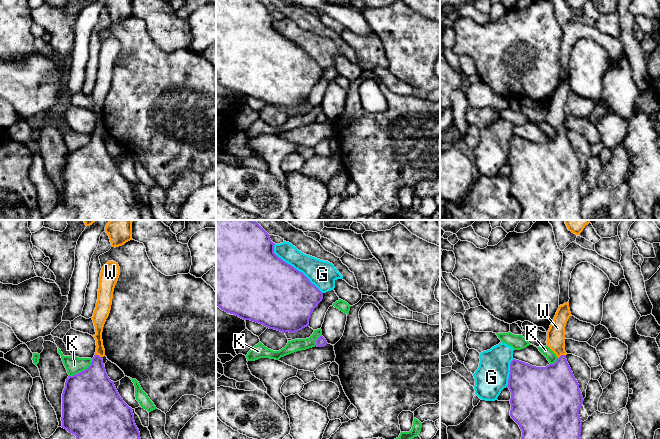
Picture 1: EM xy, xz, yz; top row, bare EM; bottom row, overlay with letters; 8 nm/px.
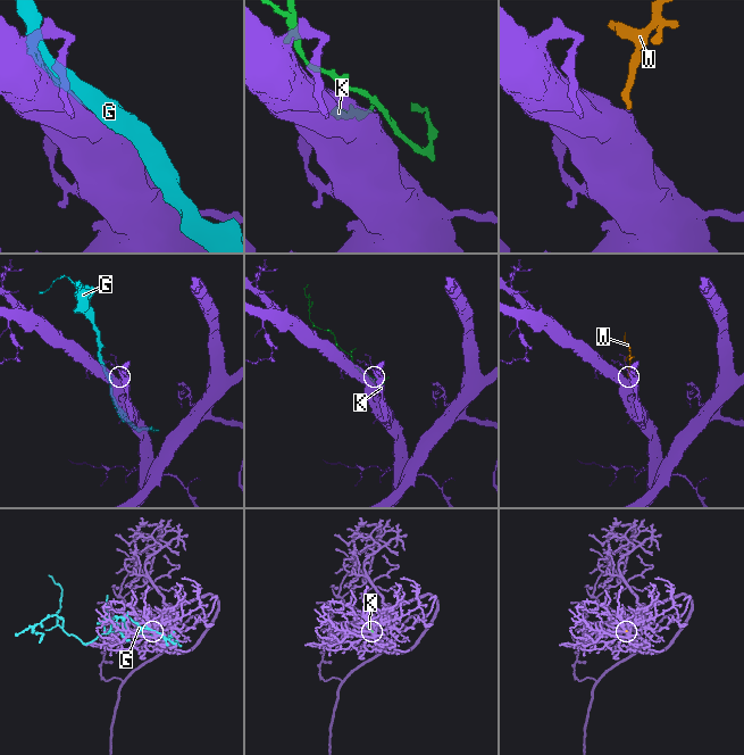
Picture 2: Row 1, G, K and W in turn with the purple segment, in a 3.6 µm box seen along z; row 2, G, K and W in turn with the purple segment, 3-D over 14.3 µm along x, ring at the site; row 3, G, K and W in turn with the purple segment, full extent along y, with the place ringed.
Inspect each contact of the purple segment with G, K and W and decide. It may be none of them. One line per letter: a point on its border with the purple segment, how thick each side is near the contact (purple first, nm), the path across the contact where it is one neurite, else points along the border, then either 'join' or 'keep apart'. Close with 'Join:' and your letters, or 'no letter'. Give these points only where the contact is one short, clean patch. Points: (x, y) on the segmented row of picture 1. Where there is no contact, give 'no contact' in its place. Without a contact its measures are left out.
G: xz (293, 267) | 500/220 nm | keep apart
K: xy (82, 371) | 460/140 nm | keep apart
W: yz (561, 355) | 340/140 nm | across yz (554, 385), (561, 368), (561, 355), (556, 344), (556, 338) | join
Join: W

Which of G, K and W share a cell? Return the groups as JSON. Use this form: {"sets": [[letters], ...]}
{"sets": [["G"], ["K"], ["W"]]}

